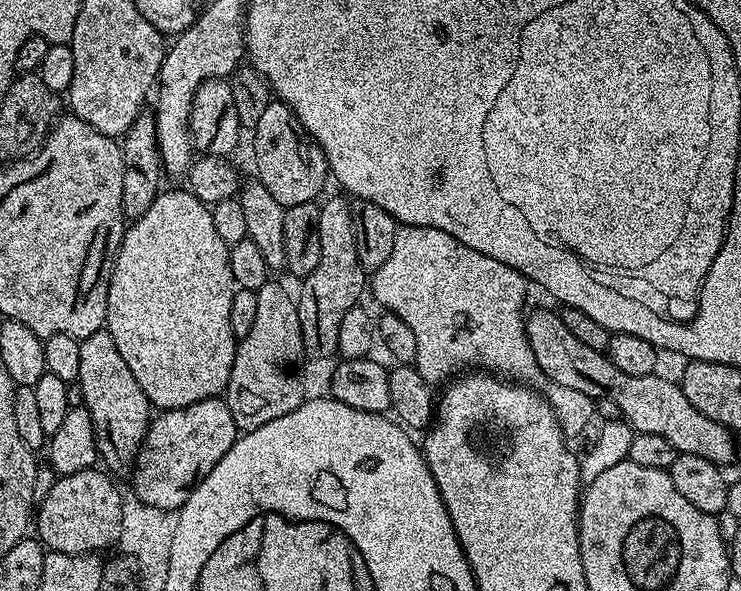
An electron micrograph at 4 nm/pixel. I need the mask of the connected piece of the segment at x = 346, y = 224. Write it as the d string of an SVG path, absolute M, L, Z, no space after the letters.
M340 196L320 204L318 246L322 246L322 254L318 258L318 266L314 266L310 275L303 277L300 296L298 292L296 309L302 322L304 355L311 359L313 356L316 360L337 355L338 326L342 326L342 317L346 310L357 307L359 300L356 299L366 292L366 273L358 262L358 246L354 242L352 210L349 201Z

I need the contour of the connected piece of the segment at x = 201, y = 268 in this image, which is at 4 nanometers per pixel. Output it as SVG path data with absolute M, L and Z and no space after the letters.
M183 187L180 188L174 189L173 192L161 191L160 195L154 198L150 210L146 210L146 214L142 214L142 218L131 221L125 227L124 237L116 255L116 265L112 267L112 277L108 283L106 330L110 334L110 338L114 338L114 346L118 346L118 354L122 354L126 366L130 366L130 374L134 374L134 382L138 382L138 386L142 386L149 405L156 410L181 408L190 406L194 402L219 397L228 386L238 343L238 338L230 330L230 302L237 290L234 274L230 274L230 258L228 257L230 245L222 242L222 237L219 236L218 229L214 226L211 207L200 201L193 192L189 192Z

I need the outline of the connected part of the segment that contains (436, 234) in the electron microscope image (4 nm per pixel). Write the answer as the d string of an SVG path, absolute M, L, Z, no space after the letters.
M418 226L397 227L394 250L390 253L390 258L386 258L386 262L382 262L382 266L378 266L378 270L371 273L370 276L370 296L372 292L373 298L381 304L380 308L397 315L402 322L406 322L411 333L414 334L417 343L417 356L414 365L418 374L431 386L438 386L440 383L443 385L449 378L455 377L457 373L464 370L459 370L459 368L464 368L467 364L477 364L480 367L477 369L499 374L509 381L519 382L525 386L540 386L536 384L543 385L545 383L544 371L541 370L534 358L534 350L530 348L530 342L526 338L524 329L526 319L524 295L527 294L528 288L530 289L529 281L525 280L522 274L518 274L518 270L510 270L510 266L506 262L498 262L495 258L486 258L486 254L478 254L478 250L470 250L470 246L462 246L462 242L458 242L458 238L450 238L450 234L446 234L446 230L419 228Z

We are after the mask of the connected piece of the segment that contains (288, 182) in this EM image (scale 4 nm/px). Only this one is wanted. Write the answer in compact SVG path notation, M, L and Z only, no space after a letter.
M273 98L266 106L262 118L258 118L252 136L252 152L256 155L256 172L255 179L262 182L262 186L266 186L266 190L270 190L270 195L280 203L283 208L290 206L298 206L302 202L313 202L317 199L316 195L324 188L324 183L329 183L330 173L328 163L324 157L324 151L316 144L311 136L307 135L303 128L296 122L294 110L290 110L290 106L285 104L283 100Z

